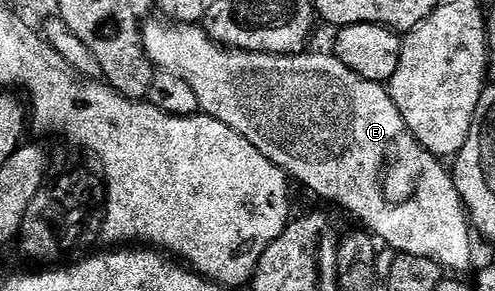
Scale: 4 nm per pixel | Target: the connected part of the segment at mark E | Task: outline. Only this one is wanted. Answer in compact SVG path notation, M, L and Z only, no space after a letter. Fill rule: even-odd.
M162 17L154 18L148 23L146 20L141 27L143 48L149 57L151 66L160 71L173 73L173 77L181 77L181 81L188 83L192 87L193 93L197 93L197 101L202 114L213 117L217 121L229 125L229 129L241 133L241 137L245 137L245 141L249 141L249 145L253 145L266 159L273 161L273 165L277 165L287 172L296 184L298 184L297 182L304 183L313 194L320 195L321 198L328 199L329 202L336 203L339 207L344 207L353 218L360 219L364 223L360 224L380 244L388 243L393 249L392 252L431 259L451 273L463 273L459 271L470 269L471 262L475 259L475 243L471 240L473 228L467 208L464 207L461 197L457 193L457 185L452 172L448 168L446 171L443 168L446 166L436 156L430 155L417 141L417 137L413 137L409 125L405 125L405 117L401 117L397 105L393 105L391 92L384 84L365 81L360 75L349 70L340 59L336 59L331 53L327 53L327 55L307 55L308 53L266 55L260 51L238 51L236 47L225 47L222 43L212 39L202 26L193 23L173 23Z

